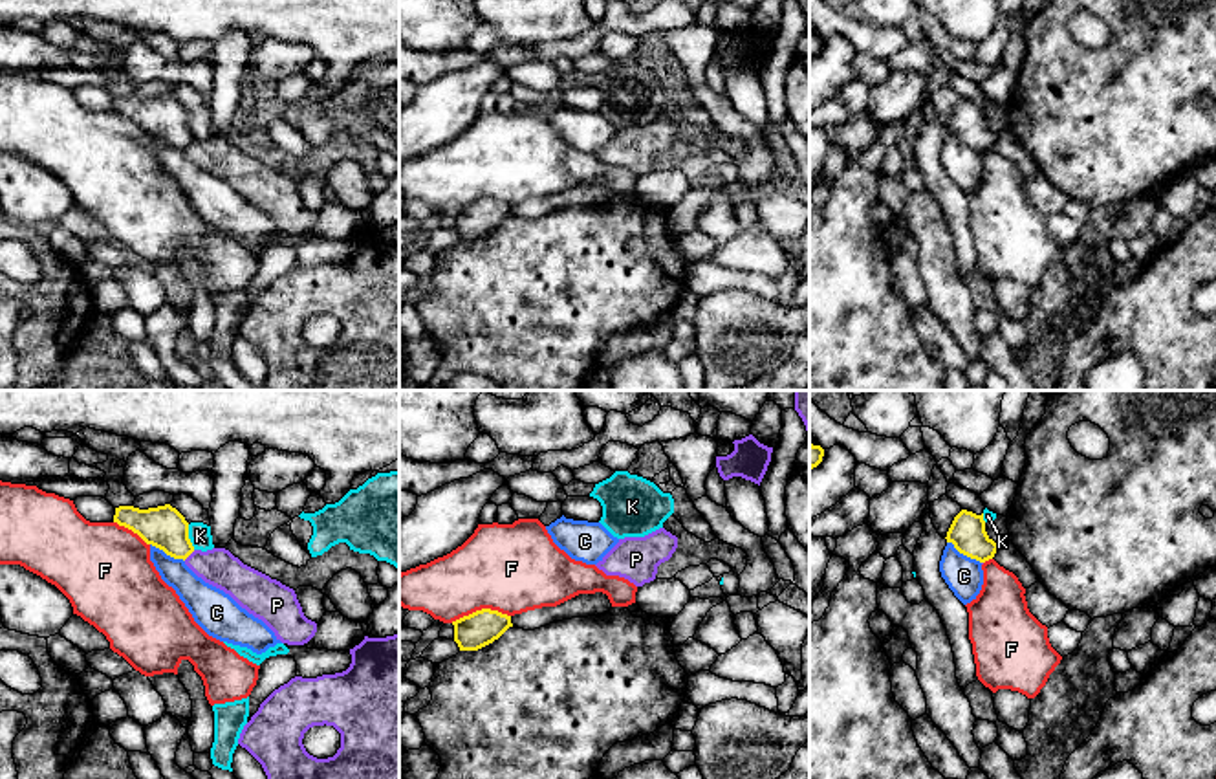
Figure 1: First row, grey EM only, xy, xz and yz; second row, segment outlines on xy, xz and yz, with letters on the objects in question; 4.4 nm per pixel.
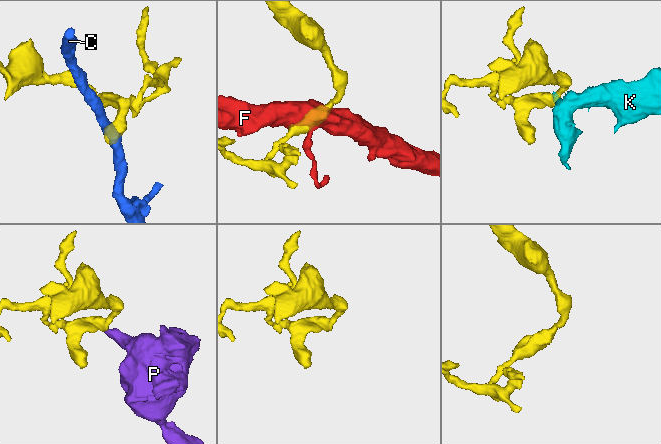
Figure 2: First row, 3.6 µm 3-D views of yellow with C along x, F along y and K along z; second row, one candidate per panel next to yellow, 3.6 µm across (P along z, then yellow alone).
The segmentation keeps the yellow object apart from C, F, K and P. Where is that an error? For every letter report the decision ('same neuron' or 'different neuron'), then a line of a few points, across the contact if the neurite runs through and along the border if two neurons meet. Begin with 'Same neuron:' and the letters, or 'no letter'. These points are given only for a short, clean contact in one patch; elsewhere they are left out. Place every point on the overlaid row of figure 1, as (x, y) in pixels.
Same neuron: no letter
C: different neuron; line yz (947, 541), (980, 563)
F: different neuron
K: different neuron; line xy (187, 525), (187, 536), (195, 548)
P: different neuron; line xy (195, 550), (184, 559)

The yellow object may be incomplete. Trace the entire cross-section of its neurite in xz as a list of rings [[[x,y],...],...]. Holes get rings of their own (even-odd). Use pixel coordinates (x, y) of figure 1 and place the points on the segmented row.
[[[482,609],[469,616],[463,616],[454,625],[454,642],[460,651],[478,651],[494,640],[498,640],[509,627],[511,616],[498,610]]]

